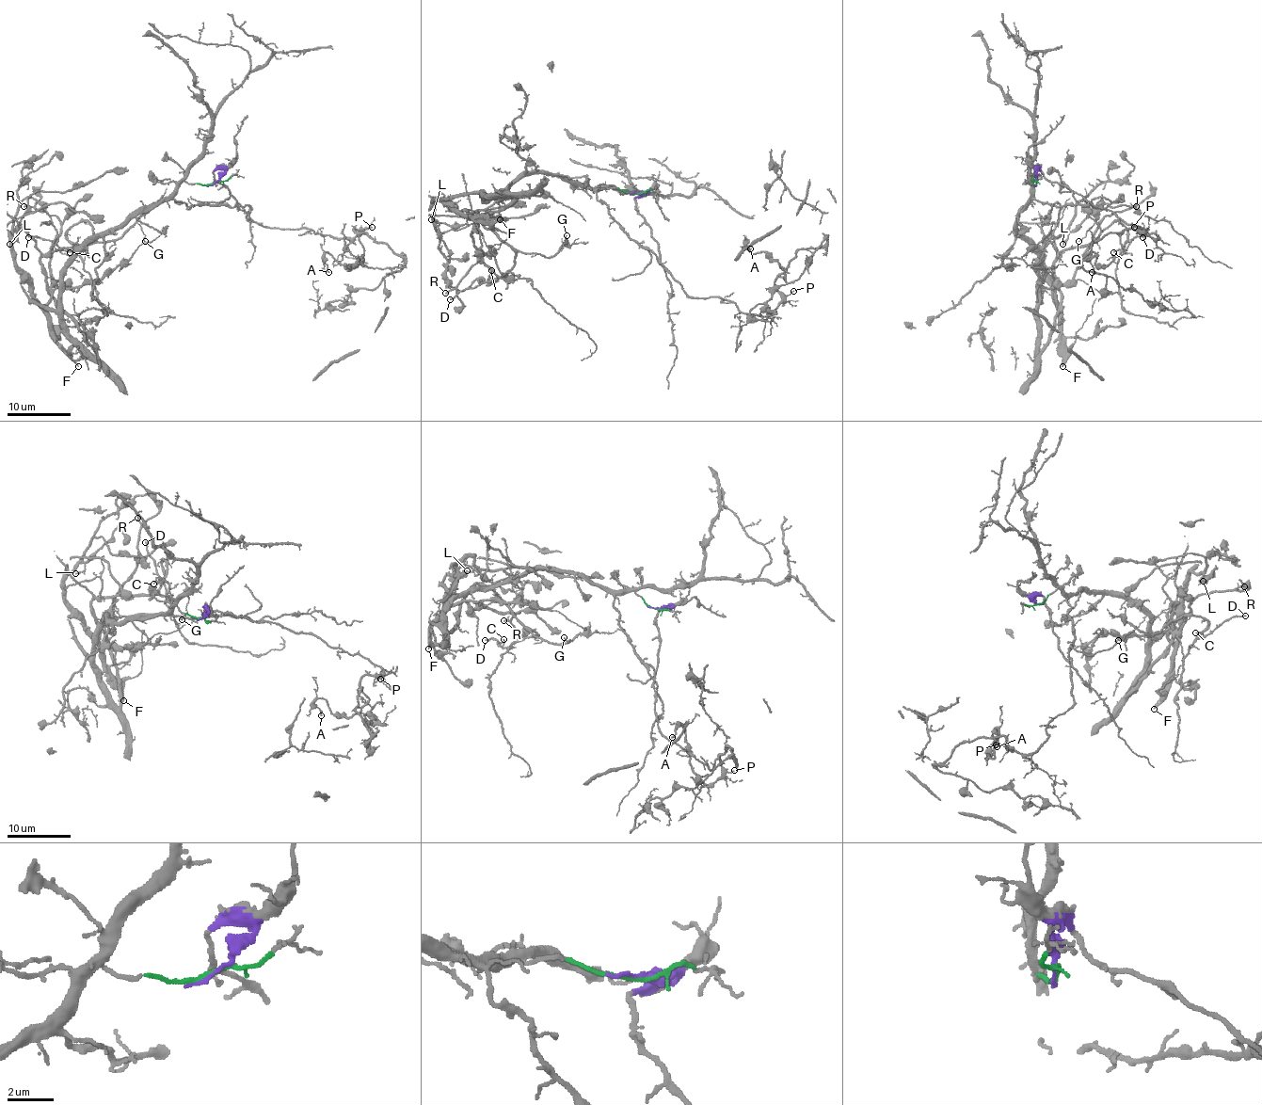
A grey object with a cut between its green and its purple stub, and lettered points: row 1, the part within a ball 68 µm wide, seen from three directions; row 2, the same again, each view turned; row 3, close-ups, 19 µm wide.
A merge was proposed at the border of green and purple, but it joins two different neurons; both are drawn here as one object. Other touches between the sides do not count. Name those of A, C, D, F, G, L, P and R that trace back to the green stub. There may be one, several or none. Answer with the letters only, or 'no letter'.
C, D, F, G, L, R

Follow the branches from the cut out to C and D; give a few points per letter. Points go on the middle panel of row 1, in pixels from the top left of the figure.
C: (635, 193), (520, 175), (492, 199), (502, 200), (462, 212), (515, 251), (515, 265), (489, 284), (490, 270)
D: (635, 193), (520, 175), (492, 199), (502, 200), (462, 212), (515, 251), (515, 265), (450, 299)

